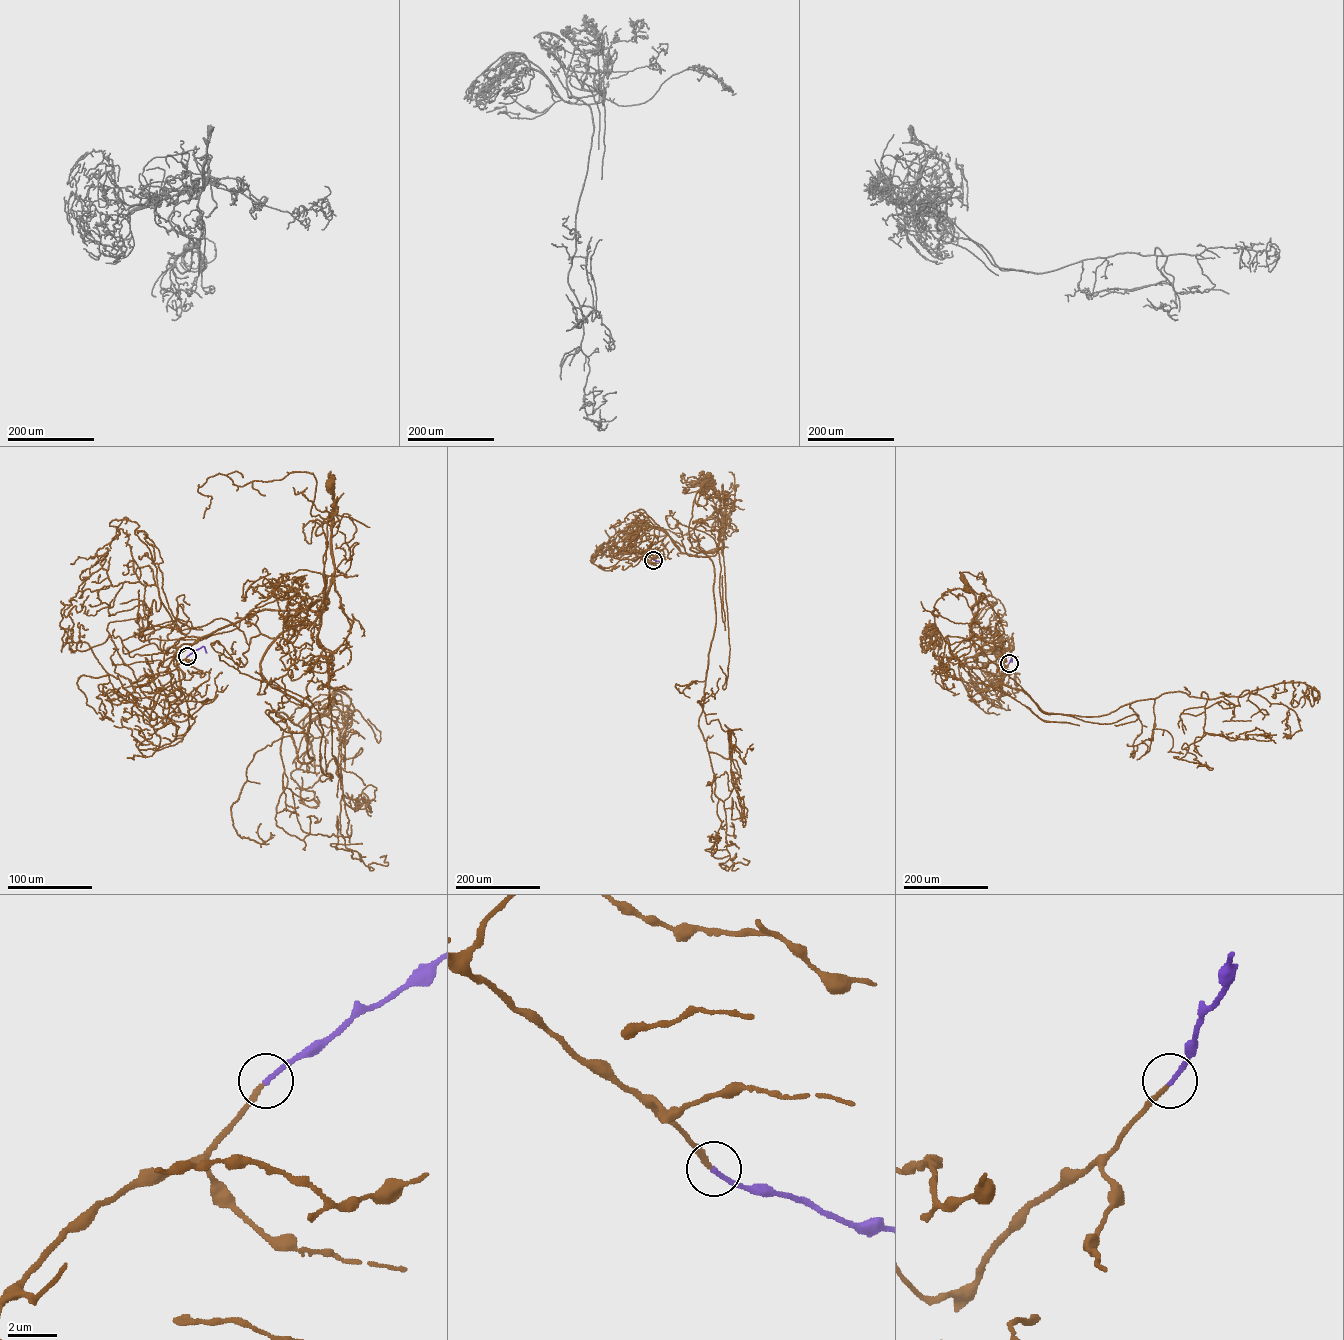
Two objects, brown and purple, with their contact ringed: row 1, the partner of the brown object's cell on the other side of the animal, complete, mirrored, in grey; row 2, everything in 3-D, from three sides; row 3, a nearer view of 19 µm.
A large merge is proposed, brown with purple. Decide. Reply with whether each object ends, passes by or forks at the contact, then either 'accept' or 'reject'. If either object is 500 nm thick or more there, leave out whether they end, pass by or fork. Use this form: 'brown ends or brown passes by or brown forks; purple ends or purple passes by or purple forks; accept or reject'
brown ends; purple ends; accept

